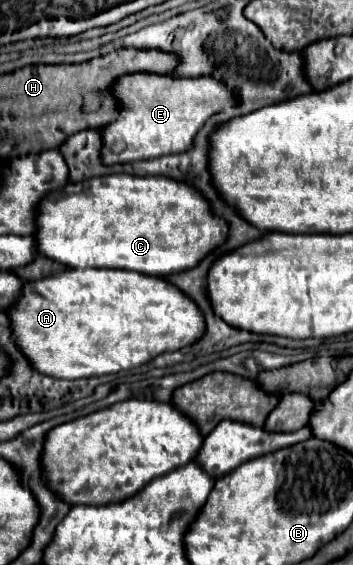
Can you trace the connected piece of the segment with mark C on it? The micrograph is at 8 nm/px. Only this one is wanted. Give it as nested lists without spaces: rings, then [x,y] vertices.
[[[106,175],[82,183],[68,183],[64,189],[46,195],[38,211],[38,251],[46,257],[70,267],[96,269],[128,269],[144,275],[168,277],[194,269],[210,251],[226,241],[228,223],[212,213],[208,199],[184,181],[174,181],[162,175]]]

